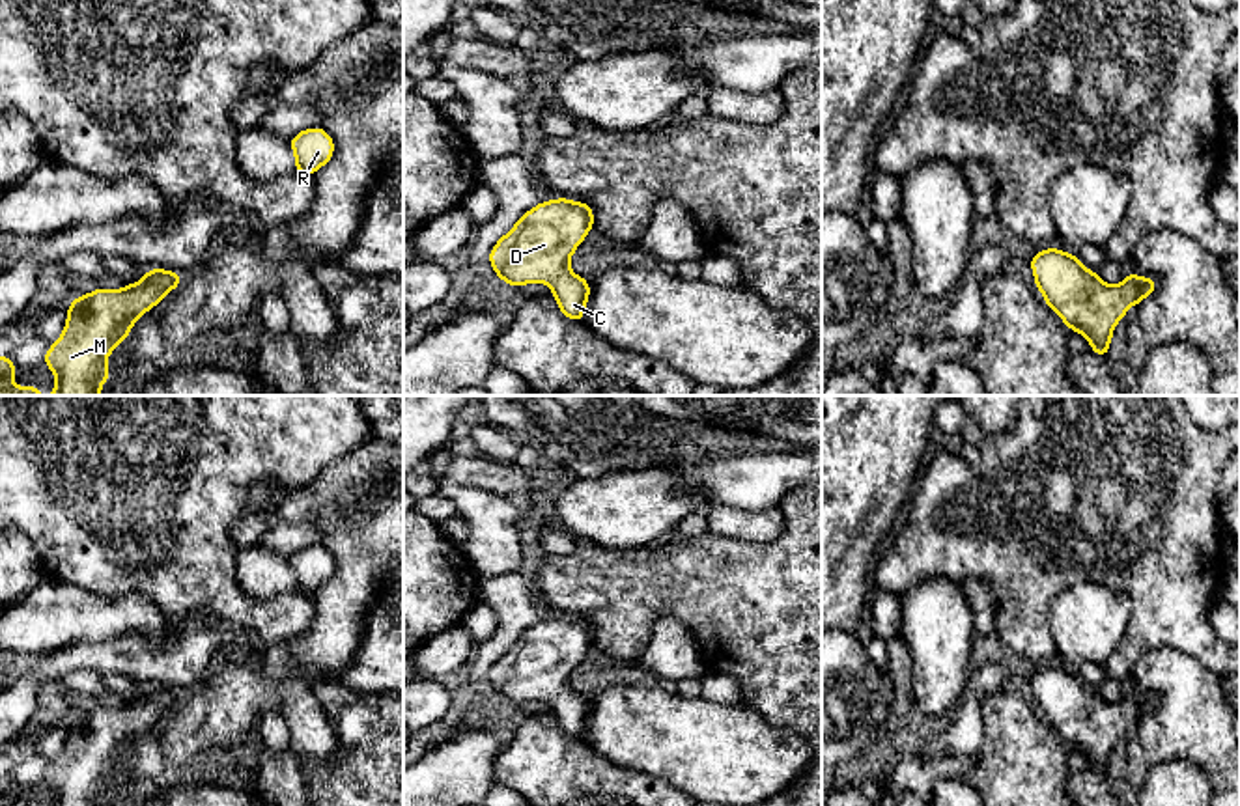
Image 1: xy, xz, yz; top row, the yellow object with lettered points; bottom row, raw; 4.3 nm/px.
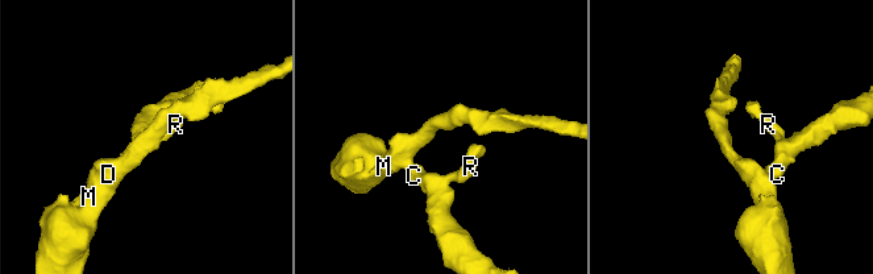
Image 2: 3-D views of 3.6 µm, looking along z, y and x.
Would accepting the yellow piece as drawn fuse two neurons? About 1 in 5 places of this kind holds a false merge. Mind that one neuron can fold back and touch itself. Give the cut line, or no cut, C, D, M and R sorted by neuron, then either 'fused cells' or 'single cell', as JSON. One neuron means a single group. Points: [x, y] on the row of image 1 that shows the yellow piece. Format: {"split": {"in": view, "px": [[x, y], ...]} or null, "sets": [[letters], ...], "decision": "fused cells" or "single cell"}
{"split": null, "sets": [["C", "D", "M", "R"]], "decision": "single cell"}

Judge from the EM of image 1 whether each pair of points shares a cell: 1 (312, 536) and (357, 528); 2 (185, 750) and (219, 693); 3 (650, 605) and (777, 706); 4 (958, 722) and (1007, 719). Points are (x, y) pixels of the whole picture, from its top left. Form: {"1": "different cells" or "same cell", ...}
{"1": "different cells", "2": "same cell", "3": "same cell", "4": "different cells"}

